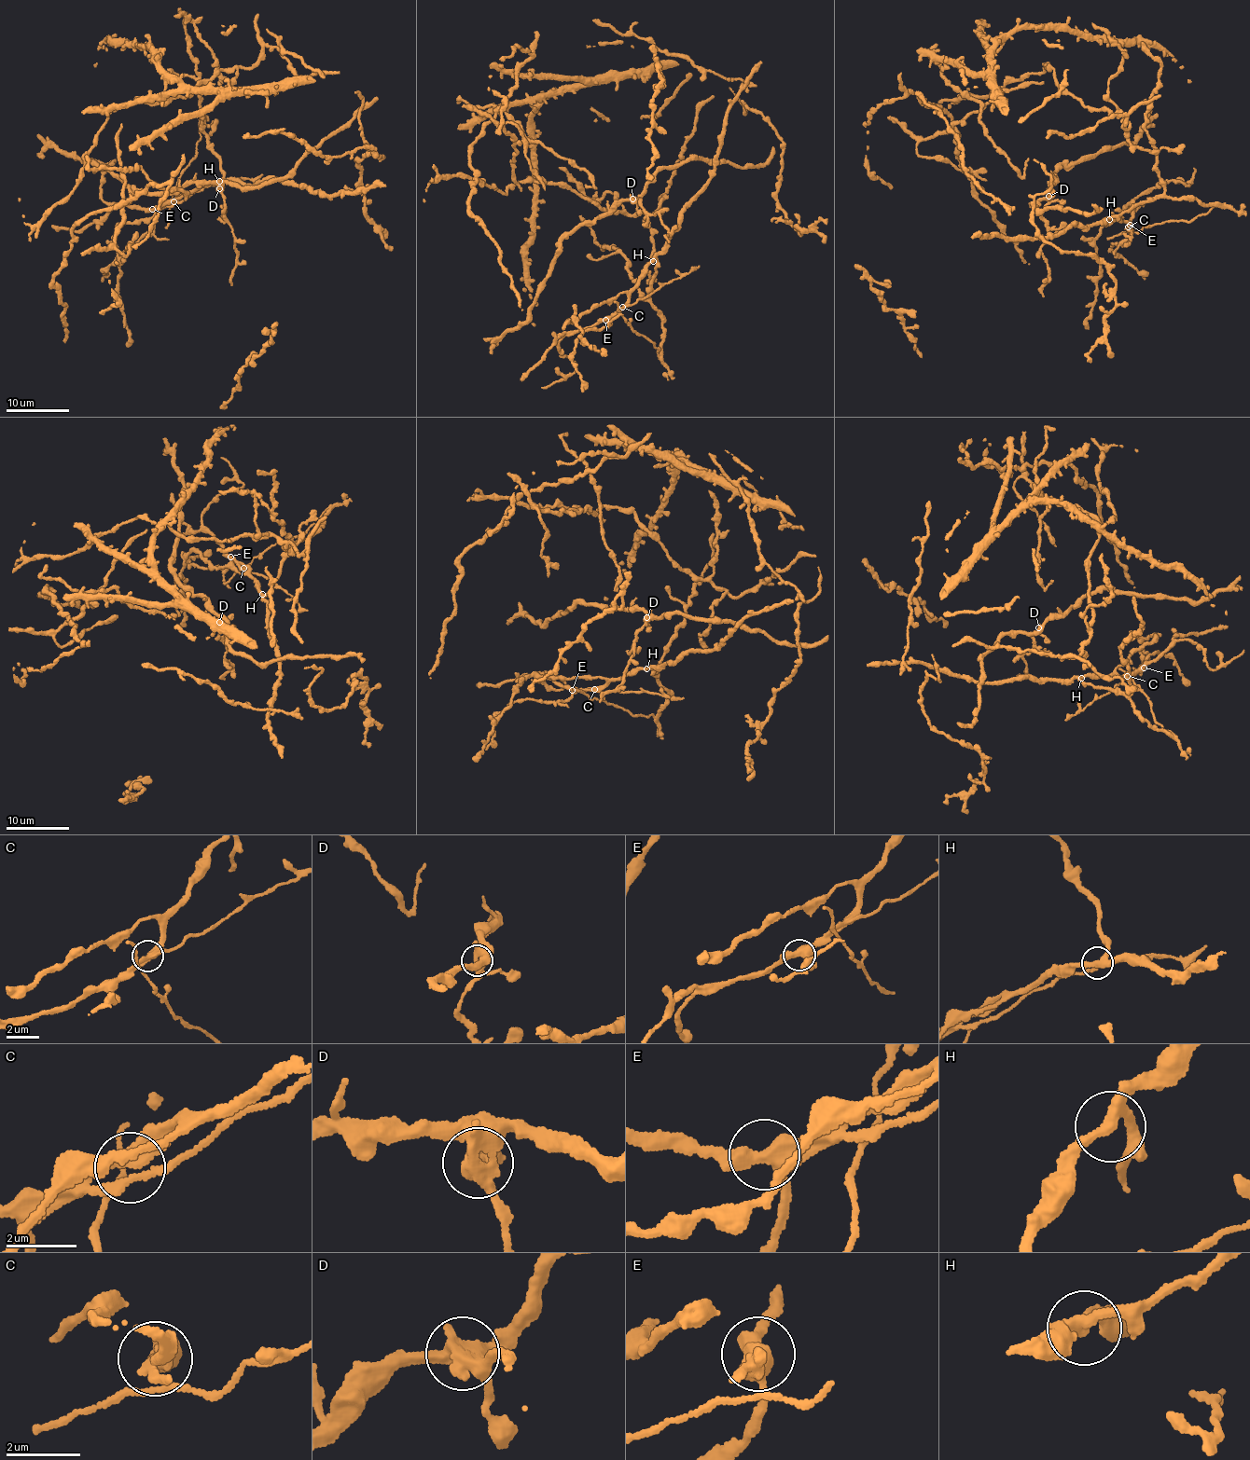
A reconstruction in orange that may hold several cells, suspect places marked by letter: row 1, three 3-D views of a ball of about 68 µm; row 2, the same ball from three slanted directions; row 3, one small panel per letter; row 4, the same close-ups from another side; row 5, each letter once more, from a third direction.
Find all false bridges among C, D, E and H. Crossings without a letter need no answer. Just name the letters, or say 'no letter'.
D

